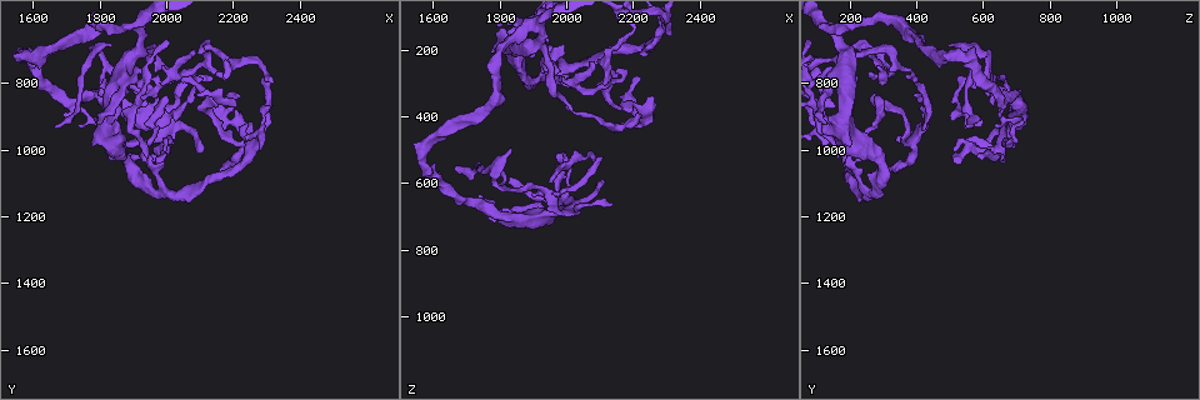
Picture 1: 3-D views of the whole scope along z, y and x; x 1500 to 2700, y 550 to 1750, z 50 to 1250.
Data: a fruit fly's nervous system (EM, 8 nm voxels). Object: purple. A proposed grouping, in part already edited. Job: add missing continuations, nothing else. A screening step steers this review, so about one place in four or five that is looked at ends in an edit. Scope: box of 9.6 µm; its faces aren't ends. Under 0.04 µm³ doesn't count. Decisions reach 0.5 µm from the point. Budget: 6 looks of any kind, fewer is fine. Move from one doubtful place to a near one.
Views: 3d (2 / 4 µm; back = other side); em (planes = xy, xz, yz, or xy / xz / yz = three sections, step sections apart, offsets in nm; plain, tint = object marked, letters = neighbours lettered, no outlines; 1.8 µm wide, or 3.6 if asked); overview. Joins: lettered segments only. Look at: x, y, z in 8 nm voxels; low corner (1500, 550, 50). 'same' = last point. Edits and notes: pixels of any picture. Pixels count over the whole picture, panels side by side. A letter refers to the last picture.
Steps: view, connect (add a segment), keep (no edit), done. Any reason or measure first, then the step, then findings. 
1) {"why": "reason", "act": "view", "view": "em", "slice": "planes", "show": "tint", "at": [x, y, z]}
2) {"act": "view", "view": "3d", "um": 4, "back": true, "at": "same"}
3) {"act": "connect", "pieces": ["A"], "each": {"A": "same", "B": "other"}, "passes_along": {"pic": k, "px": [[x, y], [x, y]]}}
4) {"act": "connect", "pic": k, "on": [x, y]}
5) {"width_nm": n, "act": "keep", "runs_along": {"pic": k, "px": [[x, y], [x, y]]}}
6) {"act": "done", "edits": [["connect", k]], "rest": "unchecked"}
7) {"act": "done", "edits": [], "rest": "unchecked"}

{"why": "abrupt turn", "act": "view", "view": "em", "um": 3.6, "slice": "planes", "show": "letters", "at": [2120, 680, 240]}

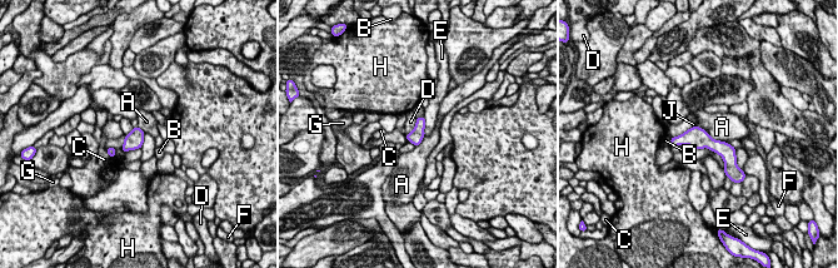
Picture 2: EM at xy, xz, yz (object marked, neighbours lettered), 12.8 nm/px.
{"act": "keep", "each": {"A": "other", "B": "other", "C": "other", "D": "other", "E": "other", "F": "other", "G": "other", "H": "other", "J": "other"}, "found": "no lettered segment goes on from it"}

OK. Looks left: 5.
{"why": "thin neck", "act": "view", "view": "em", "slice": "xy", "step": 4, "show": "letters", "at": [2190, 910, 420]}

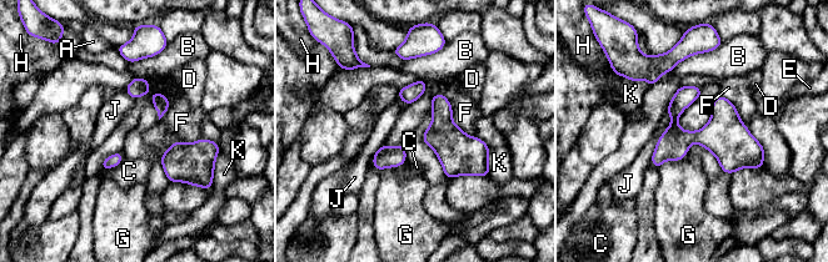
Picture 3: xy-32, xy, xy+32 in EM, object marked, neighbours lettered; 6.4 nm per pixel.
{"width_nm": 190, "longest_contact_nm": ["F", 380], "act": "keep", "each": {"A": "other", "B": "other", "C": "other", "D": "other", "E": "other", "F": "other", "G": "other", "H": "other", "J": "other", "K": "other"}, "found": "no lettered segment goes on from it"}

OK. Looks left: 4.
{"why": "tapers out", "act": "view", "view": "em", "slice": "planes", "show": "tint", "at": [1990, 1000, 510]}

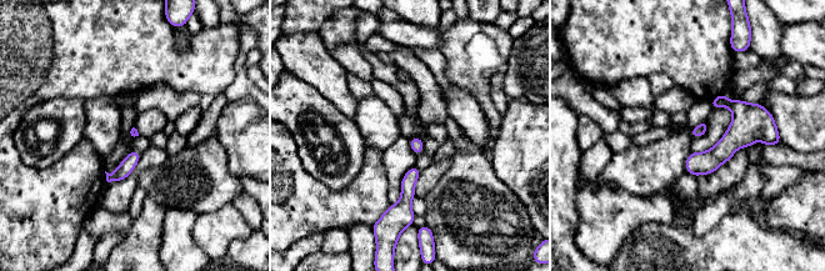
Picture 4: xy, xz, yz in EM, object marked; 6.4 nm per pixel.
{"act": "view", "view": "em", "slice": "planes", "show": "letters", "at": "same"}

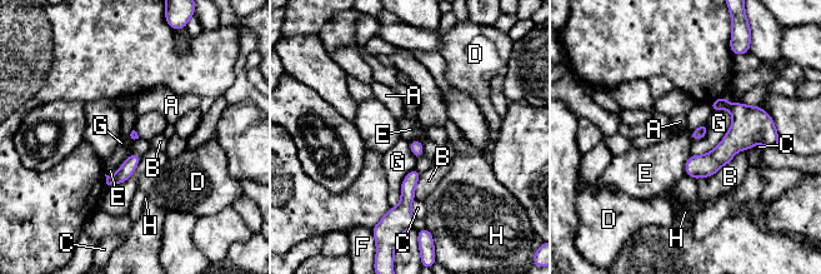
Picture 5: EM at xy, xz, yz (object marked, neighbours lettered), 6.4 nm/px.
{"act": "keep", "each": {"A": "other", "B": "other", "C": "other", "D": "other", "E": "other", "F": "other", "G": "other", "H": "other"}, "border": {"pic": 5, "px": [[706, 121], [690, 134], [691, 140]]}, "found": "none of them fits"}

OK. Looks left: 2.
{"act": "done", "edits": [], "rest": "unchecked"}

